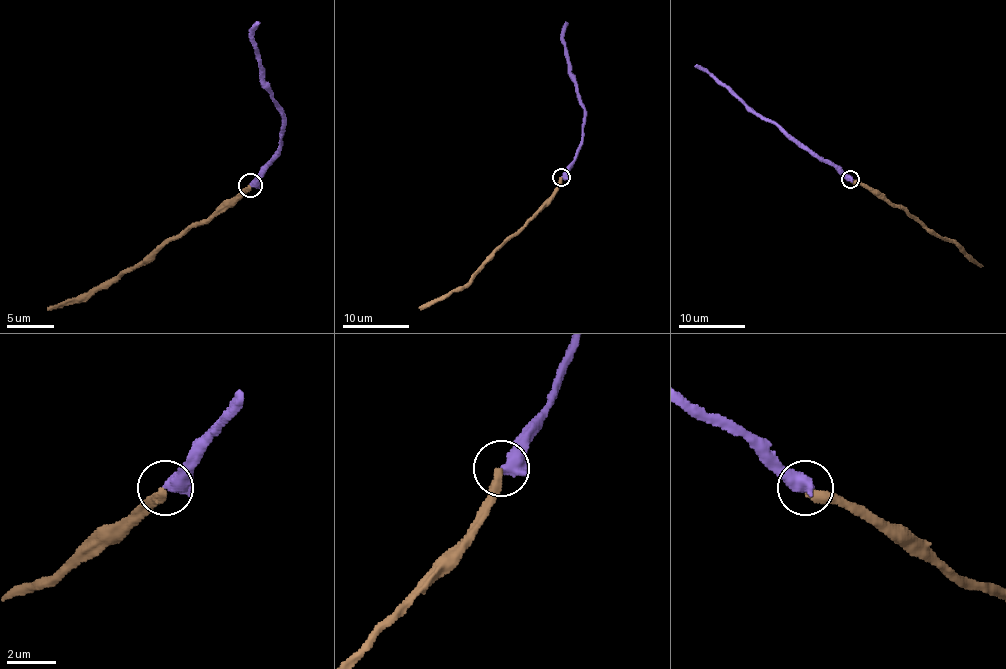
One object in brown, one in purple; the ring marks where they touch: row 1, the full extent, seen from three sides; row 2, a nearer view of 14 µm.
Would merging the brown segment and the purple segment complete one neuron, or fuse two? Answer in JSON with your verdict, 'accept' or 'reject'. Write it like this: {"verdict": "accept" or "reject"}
{"verdict": "reject"}

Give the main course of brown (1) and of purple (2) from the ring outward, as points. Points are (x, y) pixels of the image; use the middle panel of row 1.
1: (562, 177), (555, 193), (465, 285), (418, 308)
2: (562, 177), (577, 155), (583, 125), (583, 105), (563, 40), (563, 25), (567, 22)

